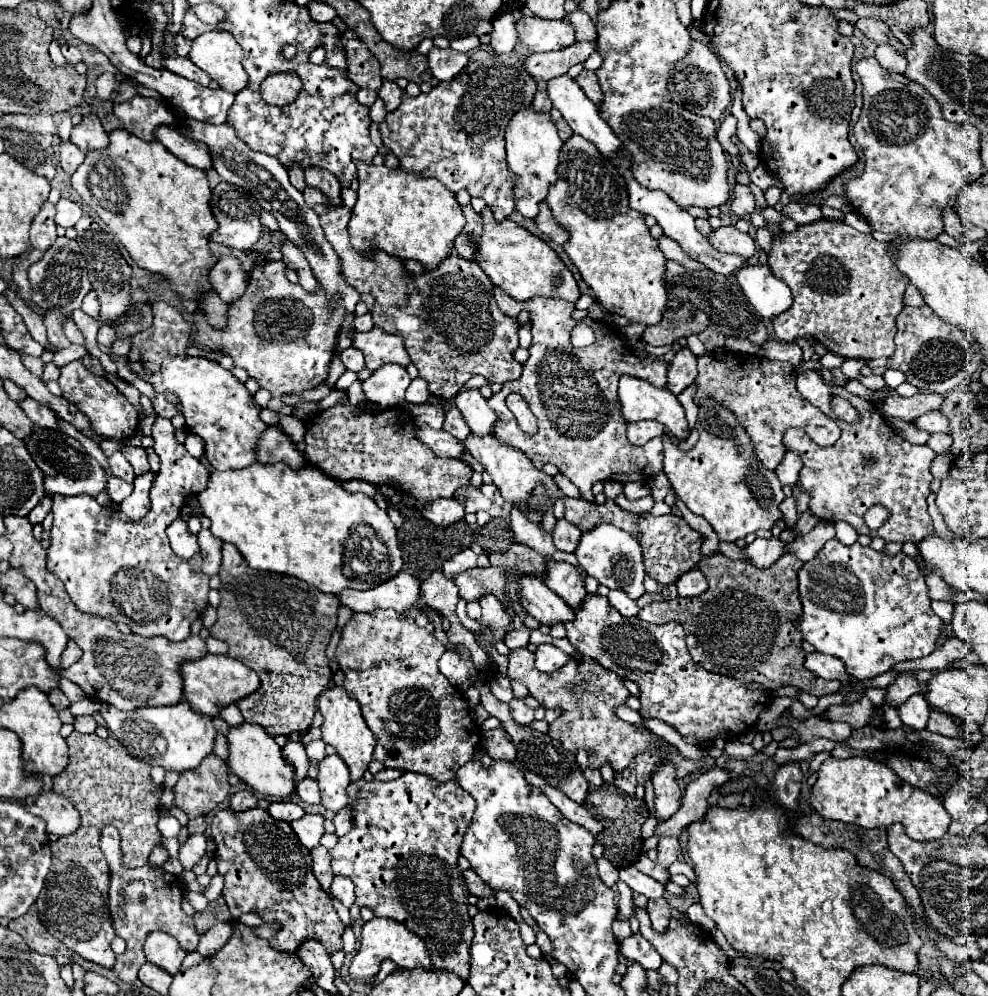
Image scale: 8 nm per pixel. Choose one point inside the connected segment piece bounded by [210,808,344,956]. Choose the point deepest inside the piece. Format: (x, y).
(266, 870)

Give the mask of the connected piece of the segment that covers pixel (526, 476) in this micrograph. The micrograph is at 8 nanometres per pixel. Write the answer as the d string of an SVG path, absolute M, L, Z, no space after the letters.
M470 434L470 438L464 442L464 448L486 468L486 472L492 476L492 482L496 484L496 488L504 496L504 500L510 502L512 506L520 508L528 516L528 520L532 520L532 522L542 522L542 516L544 516L542 508L530 504L530 498L532 498L532 494L536 492L538 486L546 488L546 494L548 494L548 498L550 498L552 504L562 496L560 488L556 486L556 482L552 480L552 476L548 476L542 470L534 468L534 464L522 452L516 452L512 448L504 448L494 436L482 436L480 438L480 436L472 436Z

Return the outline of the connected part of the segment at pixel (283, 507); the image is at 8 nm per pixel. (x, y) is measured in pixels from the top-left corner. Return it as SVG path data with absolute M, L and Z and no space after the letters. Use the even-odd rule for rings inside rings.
M282 462L272 464L272 466L262 466L262 464L252 464L242 470L232 470L232 472L214 472L210 474L208 488L198 494L198 500L202 504L204 516L210 518L212 534L218 536L222 542L234 544L242 558L248 562L250 568L264 570L264 572L278 572L278 574L288 574L296 576L298 580L304 580L318 588L320 592L326 594L338 594L346 588L354 590L368 590L374 588L392 576L396 576L402 570L402 556L398 548L398 538L396 538L396 528L390 522L386 510L378 508L372 498L366 494L348 494L340 488L340 484L320 472L314 466L308 466L304 470L292 470L284 466ZM358 526L368 526L370 534L370 558L368 558L368 570L370 576L348 576L344 572L344 550L346 550L346 540L356 532ZM376 554L382 554L382 568L374 568L380 562Z

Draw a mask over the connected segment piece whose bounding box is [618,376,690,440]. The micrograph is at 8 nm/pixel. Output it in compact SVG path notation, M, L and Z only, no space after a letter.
M622 376L618 396L622 402L622 414L626 422L656 420L666 426L666 430L676 440L686 440L690 434L684 408L672 392L666 388L654 388L646 380L634 376Z

